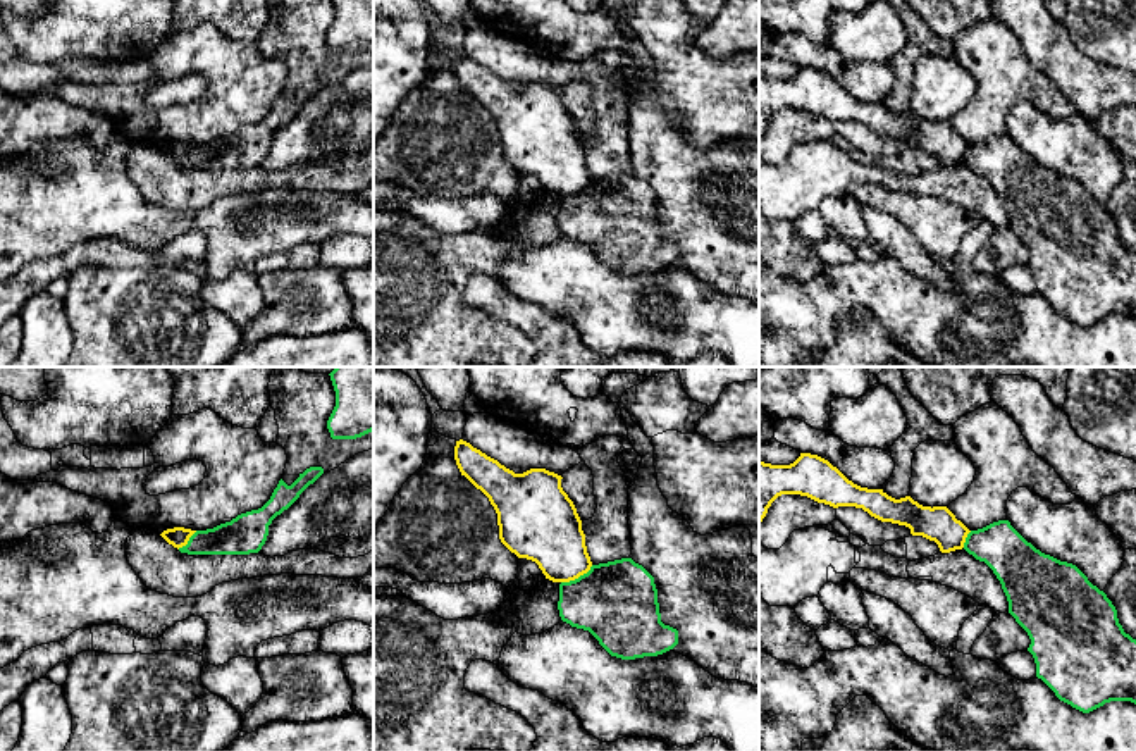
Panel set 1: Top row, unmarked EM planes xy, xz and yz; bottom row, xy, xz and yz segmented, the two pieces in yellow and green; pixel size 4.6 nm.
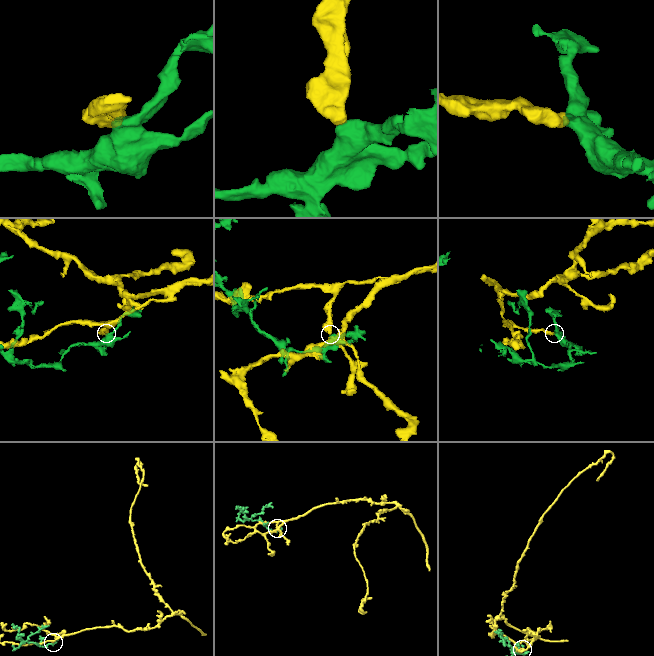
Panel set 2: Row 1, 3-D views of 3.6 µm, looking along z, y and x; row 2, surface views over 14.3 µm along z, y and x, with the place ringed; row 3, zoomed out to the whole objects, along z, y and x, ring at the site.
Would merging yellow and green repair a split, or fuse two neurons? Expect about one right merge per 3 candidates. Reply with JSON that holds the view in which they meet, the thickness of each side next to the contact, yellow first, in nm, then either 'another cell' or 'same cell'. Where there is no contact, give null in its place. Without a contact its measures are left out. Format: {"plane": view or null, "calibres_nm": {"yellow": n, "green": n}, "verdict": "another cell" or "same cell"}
{"plane": "xz", "calibres_nm": {"yellow": 300, "green": 380}, "verdict": "another cell"}

